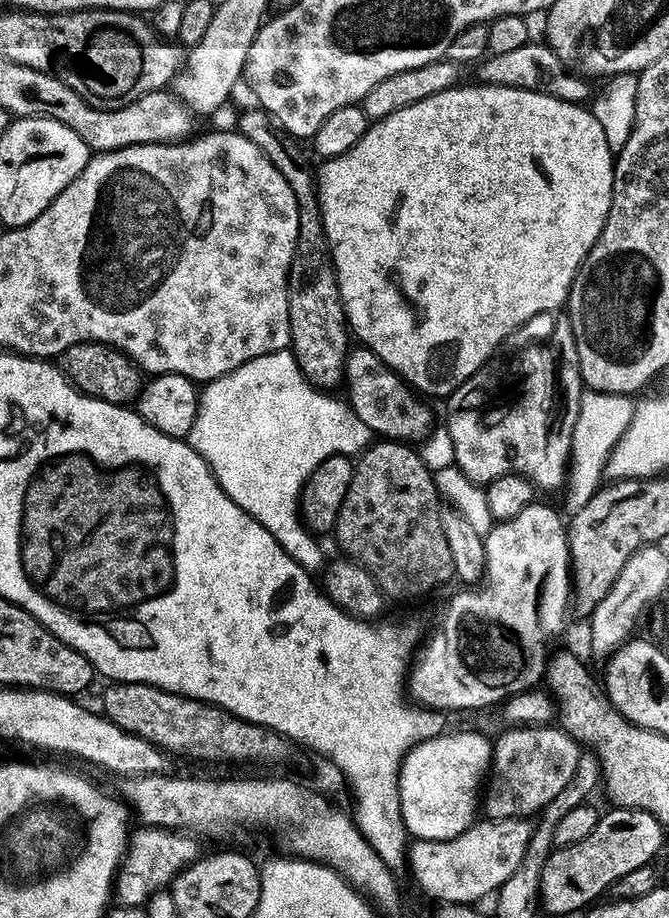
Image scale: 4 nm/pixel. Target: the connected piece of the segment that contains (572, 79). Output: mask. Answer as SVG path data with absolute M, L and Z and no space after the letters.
M544 42L528 43L522 49L510 54L489 55L475 71L477 71L477 78L480 79L477 81L485 88L513 88L527 92L541 92L558 98L562 102L581 106L587 105L594 96L591 86L587 84L589 81L583 75L573 71L569 65L565 64L562 57Z

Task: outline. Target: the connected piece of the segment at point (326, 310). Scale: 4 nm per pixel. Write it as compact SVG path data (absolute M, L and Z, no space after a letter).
M244 112L240 116L238 131L245 136L276 169L290 182L290 190L294 190L294 198L298 198L300 211L300 229L298 230L298 246L296 257L292 263L292 273L288 279L288 297L290 298L290 330L292 331L291 351L296 353L300 369L304 371L311 384L321 390L336 390L345 383L344 368L348 365L350 351L350 329L348 316L344 313L342 294L338 286L338 274L334 266L334 258L330 250L330 242L326 238L326 226L320 209L320 190L318 172L308 161L308 156L299 148L295 139L275 132L271 128L274 120L267 112Z

